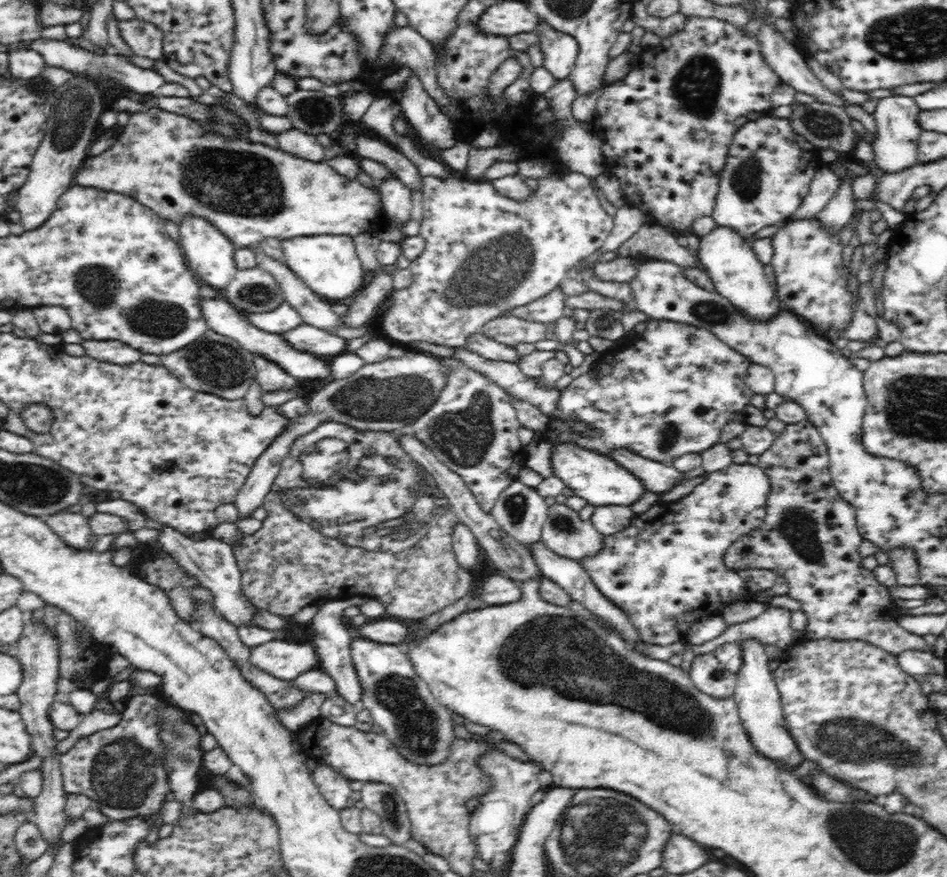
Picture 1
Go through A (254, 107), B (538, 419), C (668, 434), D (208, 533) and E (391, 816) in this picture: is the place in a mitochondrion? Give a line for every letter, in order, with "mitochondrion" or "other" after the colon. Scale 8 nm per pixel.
A: other
B: other
C: mitochondrion
D: other
E: mitochondrion

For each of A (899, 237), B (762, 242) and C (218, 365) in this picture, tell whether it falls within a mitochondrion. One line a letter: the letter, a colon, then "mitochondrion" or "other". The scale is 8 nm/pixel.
A: other
B: other
C: mitochondrion

